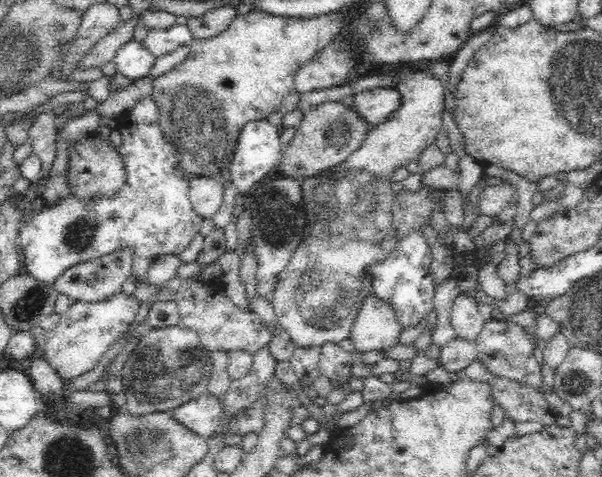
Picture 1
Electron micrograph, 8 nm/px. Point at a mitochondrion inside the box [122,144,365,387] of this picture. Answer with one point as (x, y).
(277, 221)

